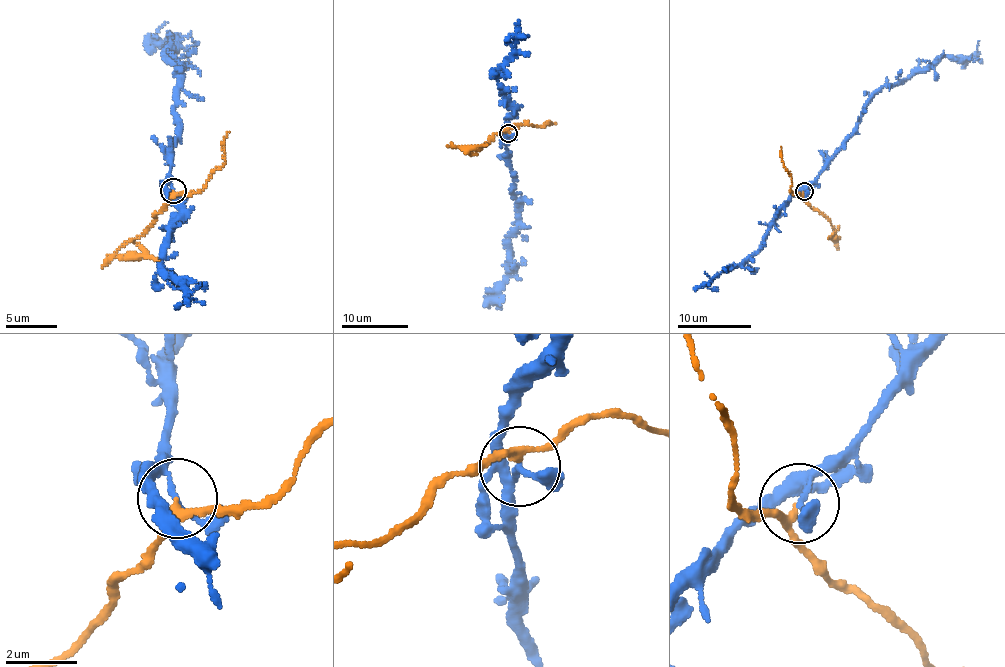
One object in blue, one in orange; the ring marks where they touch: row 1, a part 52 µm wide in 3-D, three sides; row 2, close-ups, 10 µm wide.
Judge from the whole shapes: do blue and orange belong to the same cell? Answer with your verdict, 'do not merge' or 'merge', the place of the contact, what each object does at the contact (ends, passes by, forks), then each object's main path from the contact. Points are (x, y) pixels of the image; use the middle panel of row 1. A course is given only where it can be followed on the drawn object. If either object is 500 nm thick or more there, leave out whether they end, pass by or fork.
do not merge; at (508, 133); blue passes by; orange passes by; blue runs (508, 133), (518, 227), (509, 241), (511, 265), (491, 301), (501, 309); orange runs (508, 131), (503, 130), (482, 146), (460, 146), (474, 147), (474, 153), (470, 152)

